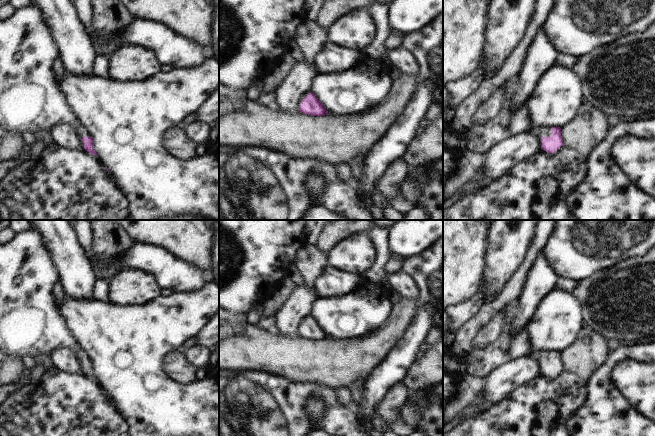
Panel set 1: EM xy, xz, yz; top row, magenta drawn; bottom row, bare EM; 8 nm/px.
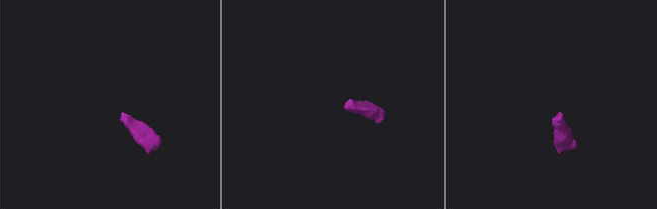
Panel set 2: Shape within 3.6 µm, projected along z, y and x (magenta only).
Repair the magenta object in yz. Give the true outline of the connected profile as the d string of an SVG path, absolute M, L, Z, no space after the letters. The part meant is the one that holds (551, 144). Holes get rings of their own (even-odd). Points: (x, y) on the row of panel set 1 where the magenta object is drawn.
M538 126L538 133L541 137L542 149L547 153L555 153L564 145L560 127Z

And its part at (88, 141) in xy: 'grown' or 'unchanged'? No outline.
grown

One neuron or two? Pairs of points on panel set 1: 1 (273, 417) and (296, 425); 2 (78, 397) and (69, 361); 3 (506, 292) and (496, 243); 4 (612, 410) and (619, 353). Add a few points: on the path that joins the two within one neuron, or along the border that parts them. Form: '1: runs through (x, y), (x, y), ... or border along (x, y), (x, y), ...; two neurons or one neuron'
1: runs through (279, 422), (290, 423); one neuron
2: border along (54, 366), (72, 373), (83, 373); two neurons
3: border along (519, 266), (517, 271), (504, 285); two neurons
4: runs through (605, 396), (605, 371), (608, 367); one neuron

